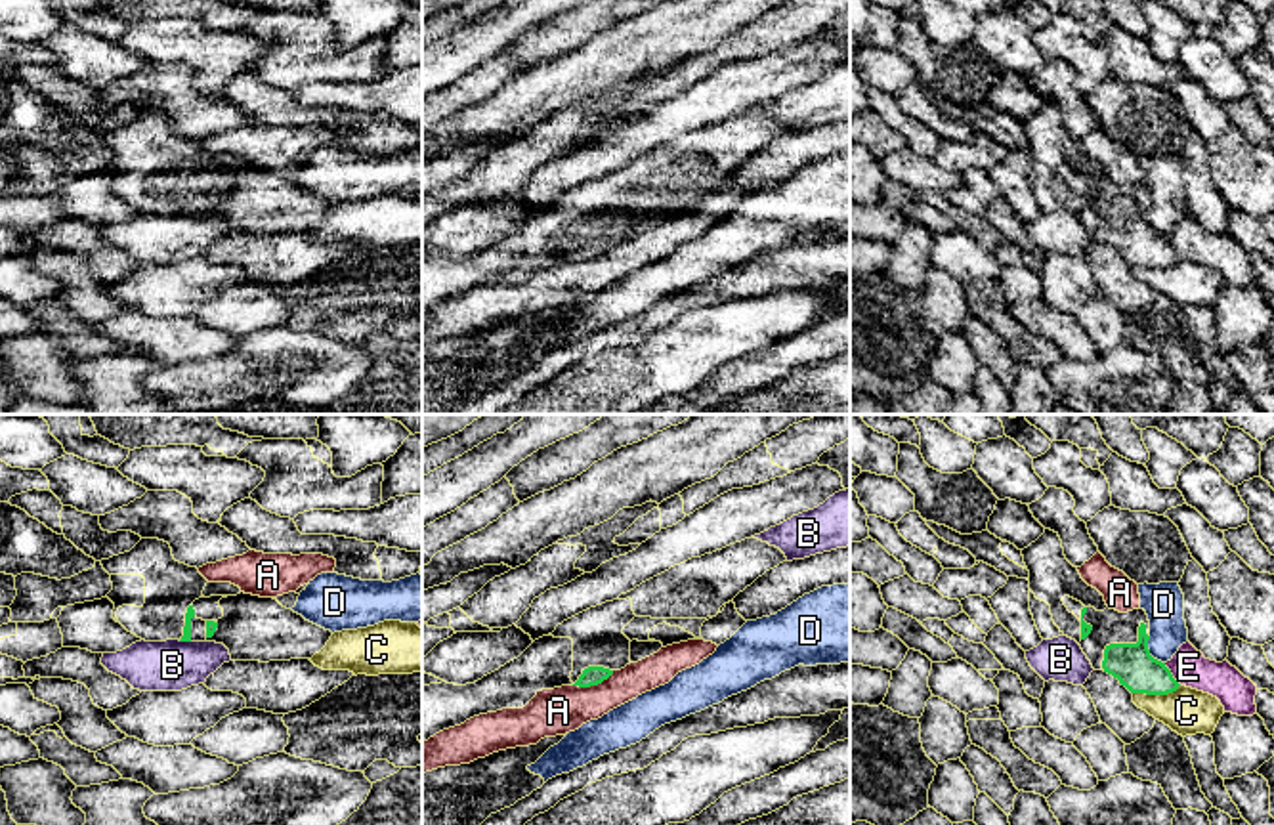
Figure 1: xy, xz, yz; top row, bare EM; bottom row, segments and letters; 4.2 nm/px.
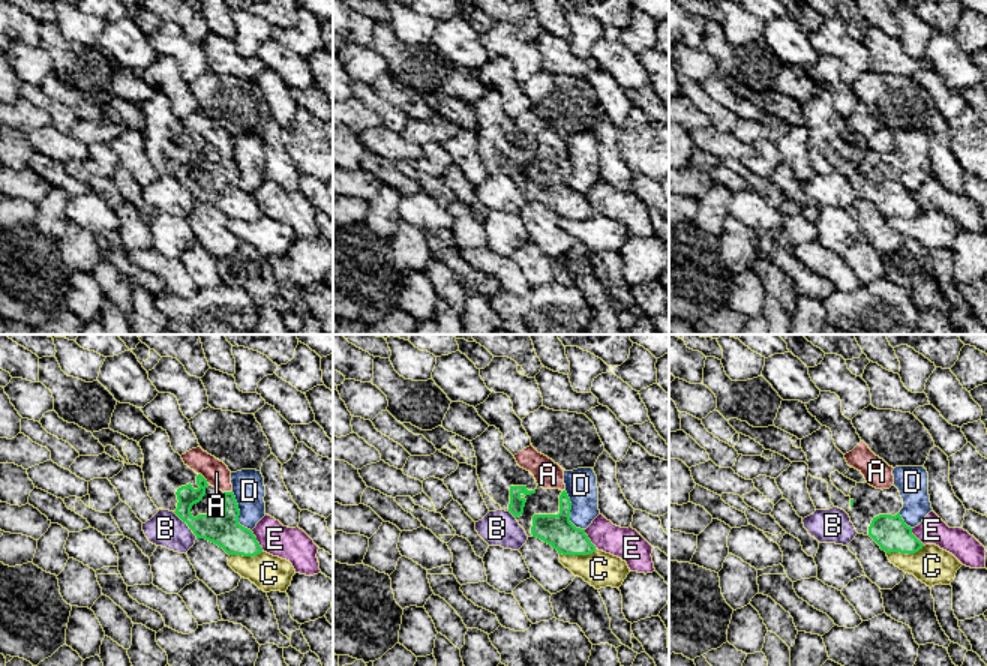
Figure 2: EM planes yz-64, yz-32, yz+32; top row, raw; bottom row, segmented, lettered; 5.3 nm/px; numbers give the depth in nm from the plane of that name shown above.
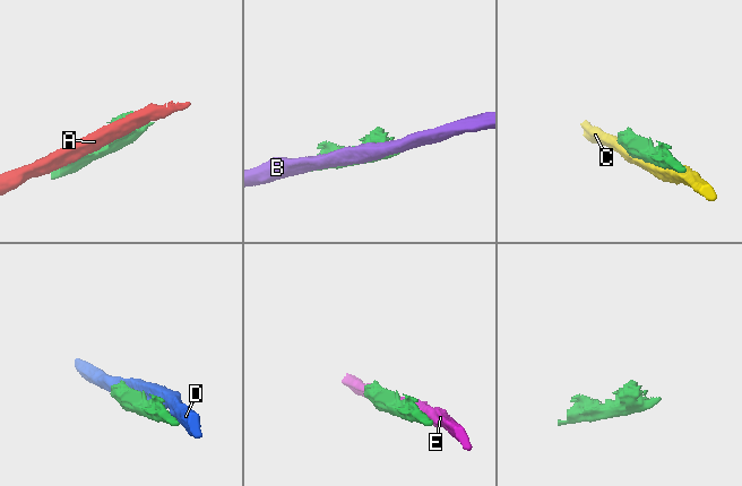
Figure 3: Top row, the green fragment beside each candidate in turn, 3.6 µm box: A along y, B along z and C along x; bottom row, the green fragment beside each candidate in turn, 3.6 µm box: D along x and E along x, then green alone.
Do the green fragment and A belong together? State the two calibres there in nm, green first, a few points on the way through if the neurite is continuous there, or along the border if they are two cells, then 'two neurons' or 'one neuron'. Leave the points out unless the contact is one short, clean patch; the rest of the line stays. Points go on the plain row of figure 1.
80/200 nm | two neurons

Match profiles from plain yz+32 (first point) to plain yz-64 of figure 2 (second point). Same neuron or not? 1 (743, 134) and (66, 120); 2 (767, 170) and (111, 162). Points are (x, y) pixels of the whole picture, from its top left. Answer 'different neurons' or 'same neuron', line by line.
1: different neurons
2: same neuron

